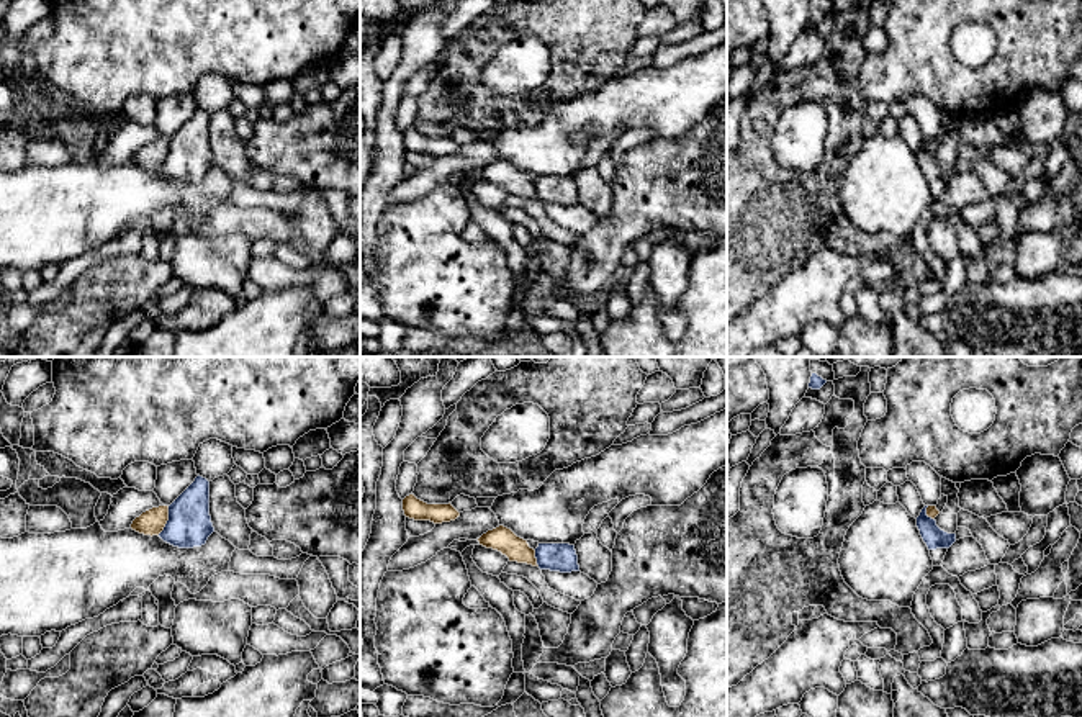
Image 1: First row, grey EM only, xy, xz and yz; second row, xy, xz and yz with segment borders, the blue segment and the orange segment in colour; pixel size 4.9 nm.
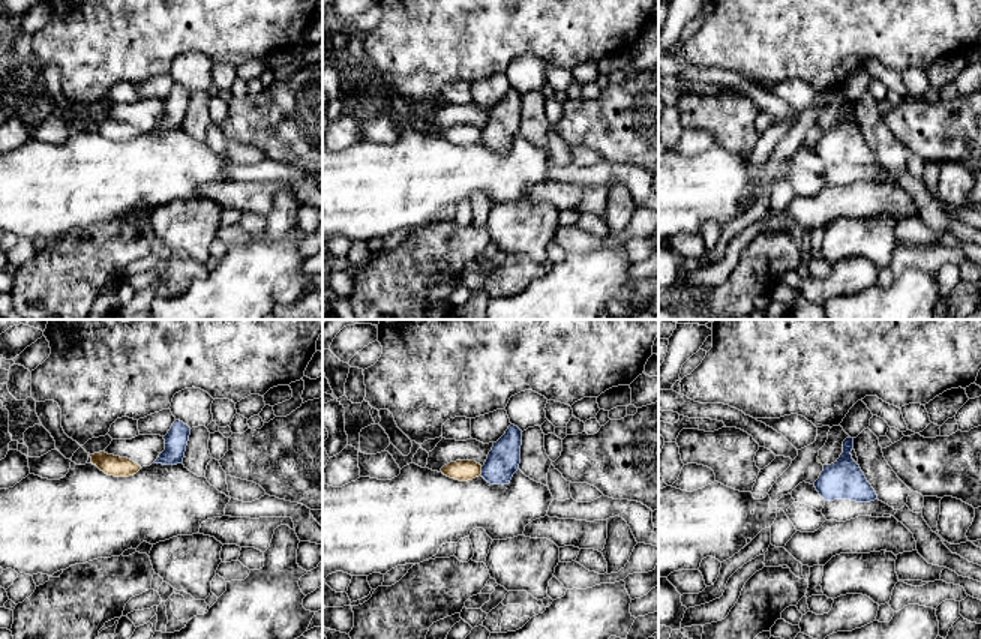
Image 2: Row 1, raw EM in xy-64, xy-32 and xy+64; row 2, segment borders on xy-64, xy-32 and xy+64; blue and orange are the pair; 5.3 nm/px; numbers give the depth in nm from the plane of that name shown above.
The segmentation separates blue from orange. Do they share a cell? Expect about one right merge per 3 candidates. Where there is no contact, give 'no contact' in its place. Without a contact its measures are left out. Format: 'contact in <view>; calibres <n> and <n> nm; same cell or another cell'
contact in xy; calibres 220 and 130 nm; another cell

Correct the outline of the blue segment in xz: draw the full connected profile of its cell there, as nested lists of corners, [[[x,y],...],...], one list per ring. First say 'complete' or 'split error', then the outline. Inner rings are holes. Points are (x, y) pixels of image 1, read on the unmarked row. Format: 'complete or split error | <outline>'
complete | [[[539,177],[535,192],[540,203],[560,206],[579,205],[575,178],[570,177]]]

